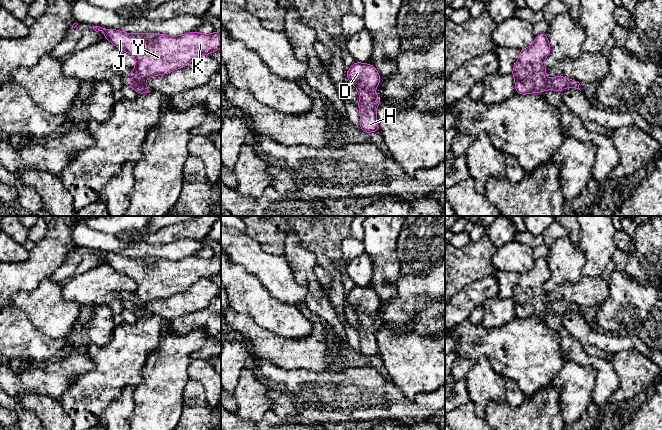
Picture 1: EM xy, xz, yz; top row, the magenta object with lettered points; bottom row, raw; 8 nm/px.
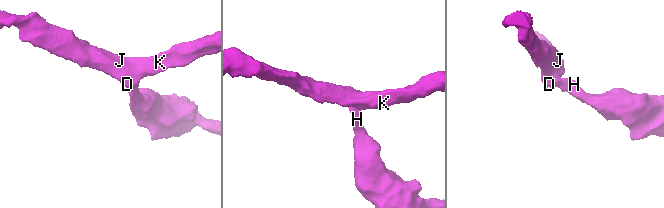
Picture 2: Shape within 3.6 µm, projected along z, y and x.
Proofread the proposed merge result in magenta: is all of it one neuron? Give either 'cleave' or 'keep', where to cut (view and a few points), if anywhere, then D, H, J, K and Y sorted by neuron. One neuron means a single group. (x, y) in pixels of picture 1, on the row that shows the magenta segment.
keep; cut none; groups D H J K Y

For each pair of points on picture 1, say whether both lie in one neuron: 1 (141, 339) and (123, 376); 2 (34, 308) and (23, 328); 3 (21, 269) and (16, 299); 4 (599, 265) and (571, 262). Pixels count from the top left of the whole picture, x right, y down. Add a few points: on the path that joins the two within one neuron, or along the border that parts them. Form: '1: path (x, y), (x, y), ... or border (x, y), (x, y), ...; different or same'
1: path (132, 348), (123, 358), (123, 367); same
2: border (10, 304), (19, 308), (28, 320), (44, 335); different
3: border (39, 282), (34, 289), (16, 291), (10, 301); different
4: border (576, 246), (584, 255), (581, 276); different

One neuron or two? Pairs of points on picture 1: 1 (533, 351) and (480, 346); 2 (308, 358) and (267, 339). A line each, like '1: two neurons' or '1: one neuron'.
1: one neuron
2: one neuron

